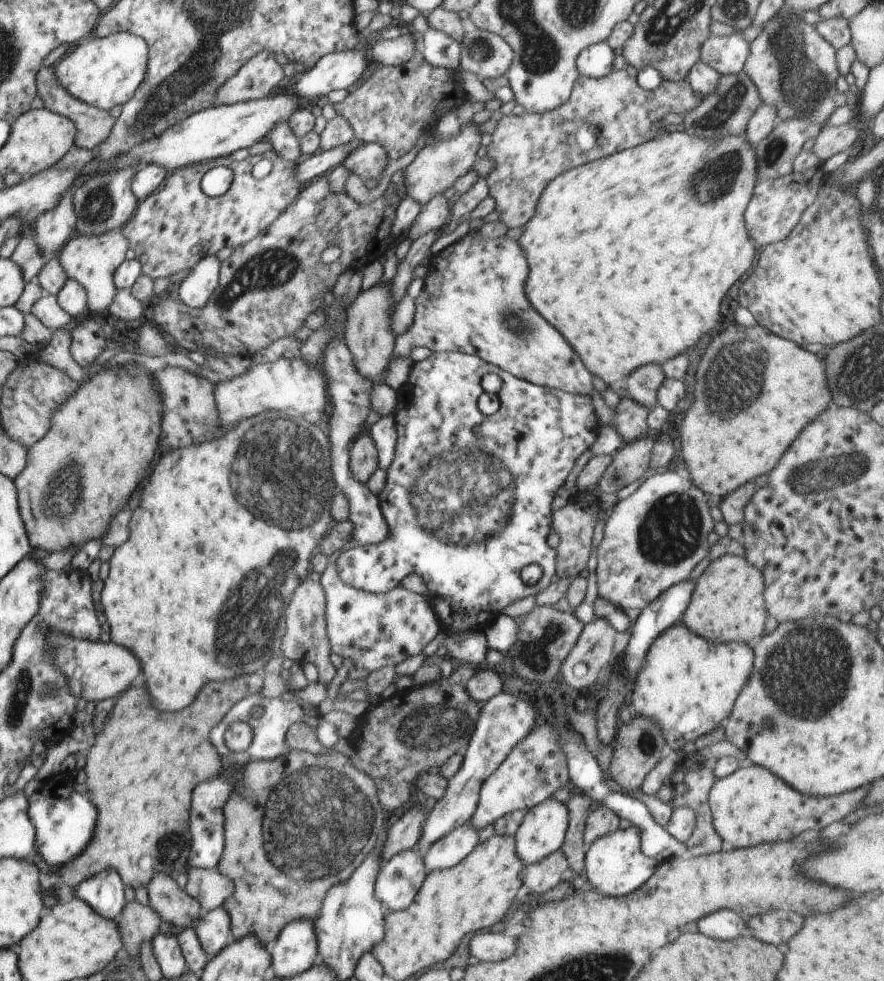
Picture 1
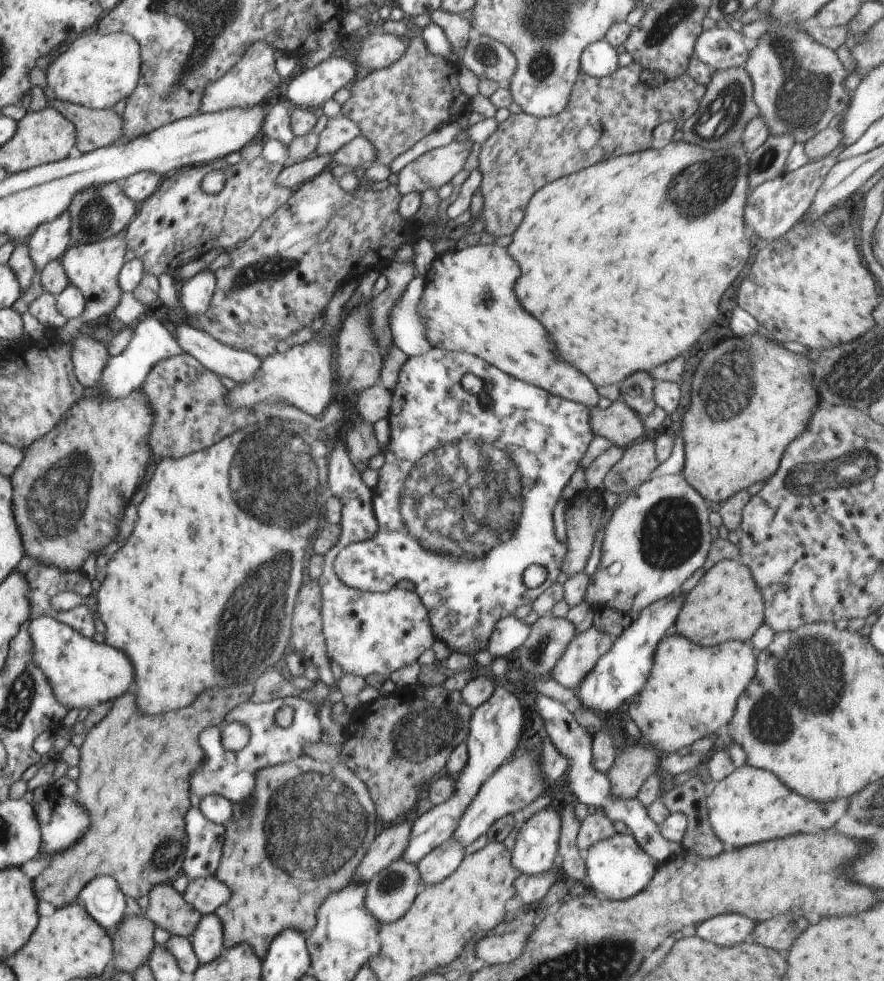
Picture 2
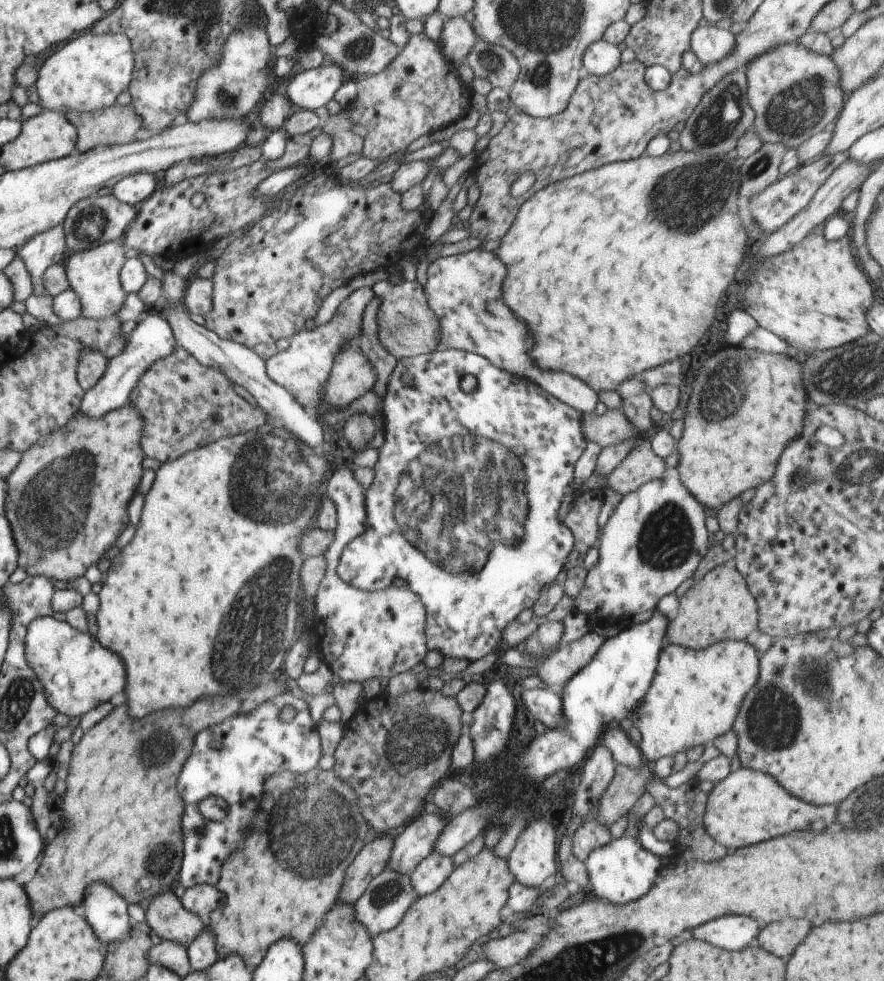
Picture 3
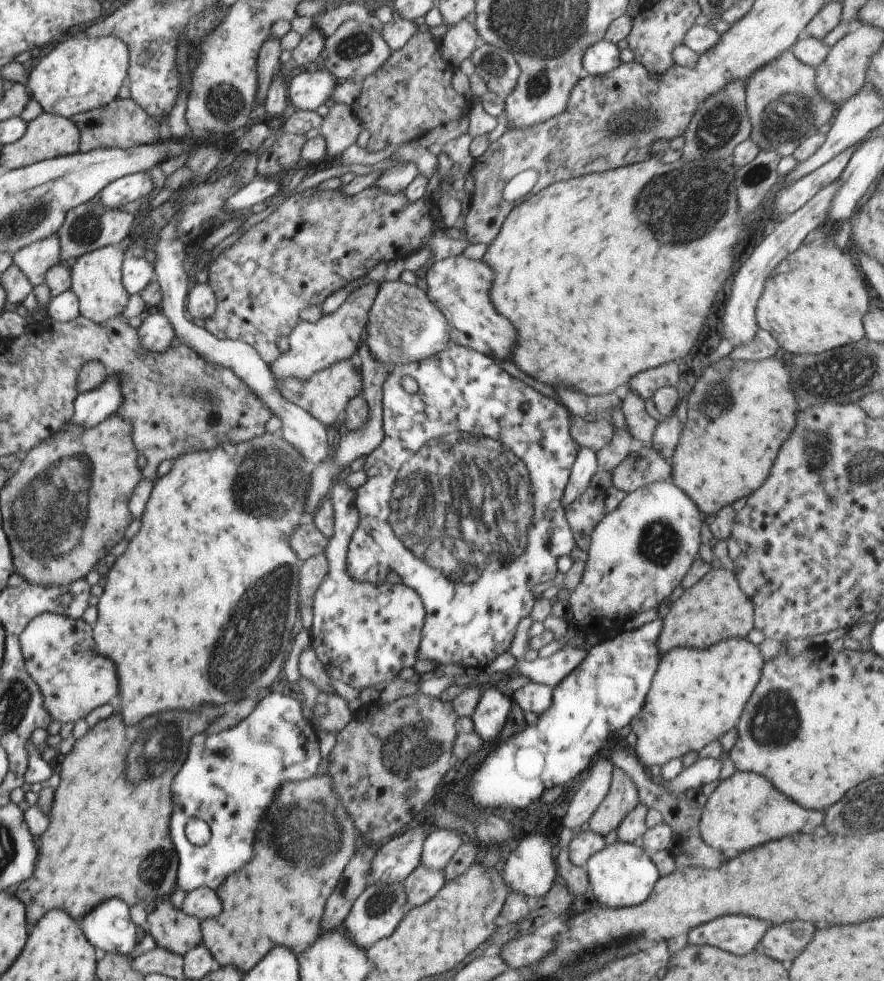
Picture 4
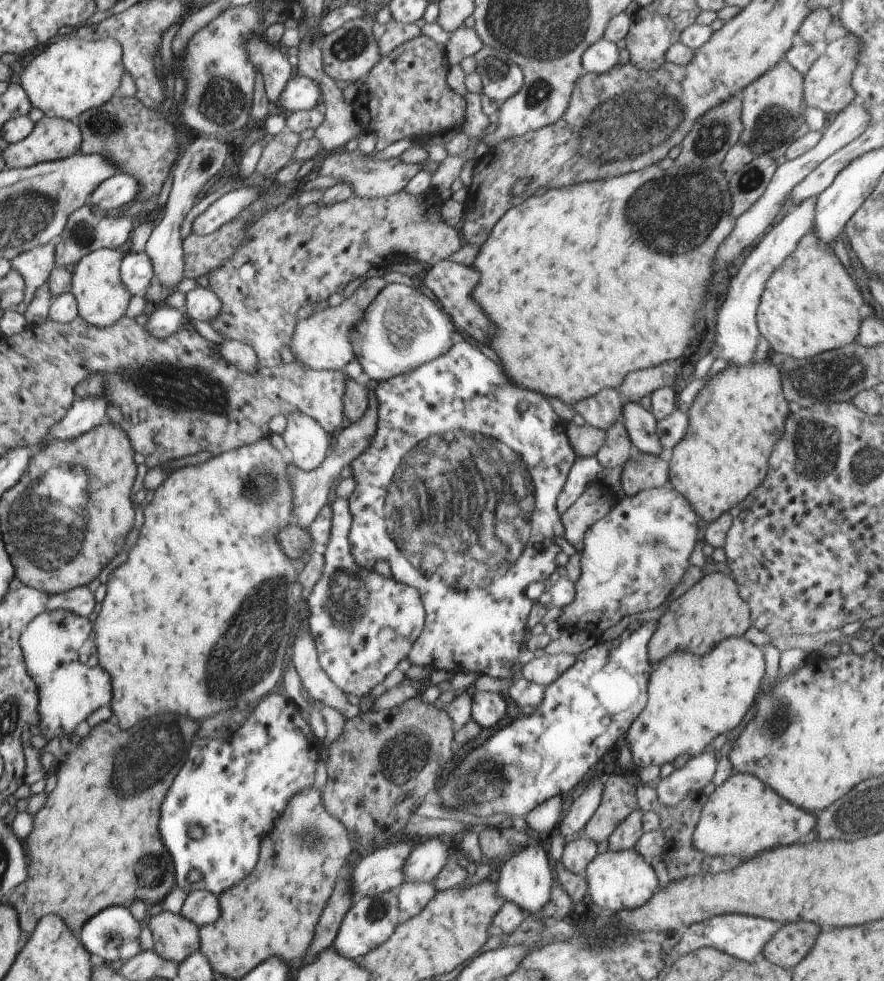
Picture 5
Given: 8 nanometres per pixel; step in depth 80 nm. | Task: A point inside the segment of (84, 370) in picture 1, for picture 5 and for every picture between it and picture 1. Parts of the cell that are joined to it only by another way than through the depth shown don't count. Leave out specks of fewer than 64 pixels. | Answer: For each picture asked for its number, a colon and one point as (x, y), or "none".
2: (93, 267)
3: (93, 274)
4: (96, 279)
5: (102, 299)

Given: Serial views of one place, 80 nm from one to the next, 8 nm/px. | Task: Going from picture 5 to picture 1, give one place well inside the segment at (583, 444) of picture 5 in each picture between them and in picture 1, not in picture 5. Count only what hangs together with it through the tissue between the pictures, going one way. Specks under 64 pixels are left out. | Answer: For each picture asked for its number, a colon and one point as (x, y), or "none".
1: (630, 418)
2: (620, 423)
3: (612, 427)
4: (595, 435)

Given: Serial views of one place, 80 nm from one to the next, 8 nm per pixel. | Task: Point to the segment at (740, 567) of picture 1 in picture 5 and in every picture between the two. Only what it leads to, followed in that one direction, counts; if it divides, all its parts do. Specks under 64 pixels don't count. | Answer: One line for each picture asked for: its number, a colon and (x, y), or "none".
2: (725, 605)
3: (719, 607)
4: (715, 609)
5: (711, 611)

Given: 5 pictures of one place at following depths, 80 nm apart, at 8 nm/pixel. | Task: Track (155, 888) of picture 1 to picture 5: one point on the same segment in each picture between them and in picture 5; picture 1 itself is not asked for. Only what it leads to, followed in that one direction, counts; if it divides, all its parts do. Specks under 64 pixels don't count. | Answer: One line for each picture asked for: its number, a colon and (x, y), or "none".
2: (167, 907)
3: (165, 915)
4: (171, 929)
5: (175, 938)

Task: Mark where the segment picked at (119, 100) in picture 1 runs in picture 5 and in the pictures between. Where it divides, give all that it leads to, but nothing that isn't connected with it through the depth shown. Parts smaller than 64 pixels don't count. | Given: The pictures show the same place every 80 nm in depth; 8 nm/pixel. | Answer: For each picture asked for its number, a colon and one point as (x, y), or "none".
2: (96, 71)
3: (88, 73)
4: (81, 74)
5: (71, 76)

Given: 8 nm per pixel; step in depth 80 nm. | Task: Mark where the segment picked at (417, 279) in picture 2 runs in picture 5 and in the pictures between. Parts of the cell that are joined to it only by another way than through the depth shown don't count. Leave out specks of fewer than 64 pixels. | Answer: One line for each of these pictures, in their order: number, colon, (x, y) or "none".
3: (408, 327)
4: (404, 326)
5: (403, 329)

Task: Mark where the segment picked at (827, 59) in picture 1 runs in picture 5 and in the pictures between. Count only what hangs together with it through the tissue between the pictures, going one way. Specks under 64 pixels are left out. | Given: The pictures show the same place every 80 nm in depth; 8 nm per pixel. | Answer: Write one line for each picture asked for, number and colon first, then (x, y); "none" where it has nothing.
2: (797, 82)
3: (792, 89)
4: (783, 104)
5: (771, 114)

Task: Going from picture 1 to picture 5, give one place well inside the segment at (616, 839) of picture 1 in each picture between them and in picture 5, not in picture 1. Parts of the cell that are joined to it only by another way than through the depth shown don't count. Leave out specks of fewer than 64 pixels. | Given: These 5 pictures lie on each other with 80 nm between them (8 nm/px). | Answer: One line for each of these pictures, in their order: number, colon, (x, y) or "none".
2: (617, 867)
3: (622, 871)
4: (622, 874)
5: (617, 881)

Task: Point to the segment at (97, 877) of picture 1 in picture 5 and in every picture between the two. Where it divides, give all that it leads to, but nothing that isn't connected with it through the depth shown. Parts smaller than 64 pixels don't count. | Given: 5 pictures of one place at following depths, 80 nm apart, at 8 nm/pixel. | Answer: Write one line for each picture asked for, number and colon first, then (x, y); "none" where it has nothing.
2: (104, 900)
3: (106, 911)
4: (109, 928)
5: (113, 934)

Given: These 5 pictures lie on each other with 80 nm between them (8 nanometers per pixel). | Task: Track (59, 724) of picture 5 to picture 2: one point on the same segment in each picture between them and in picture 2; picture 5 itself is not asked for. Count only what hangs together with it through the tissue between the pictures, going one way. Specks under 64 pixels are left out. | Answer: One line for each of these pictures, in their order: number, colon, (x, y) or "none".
2: (83, 673)
3: (77, 673)
4: (74, 678)

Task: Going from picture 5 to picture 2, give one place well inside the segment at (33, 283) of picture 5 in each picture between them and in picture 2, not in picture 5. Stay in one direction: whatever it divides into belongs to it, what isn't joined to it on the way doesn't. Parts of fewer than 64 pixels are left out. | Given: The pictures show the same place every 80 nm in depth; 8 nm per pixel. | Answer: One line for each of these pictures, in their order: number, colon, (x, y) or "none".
2: (49, 242)
3: (44, 249)
4: (35, 260)

